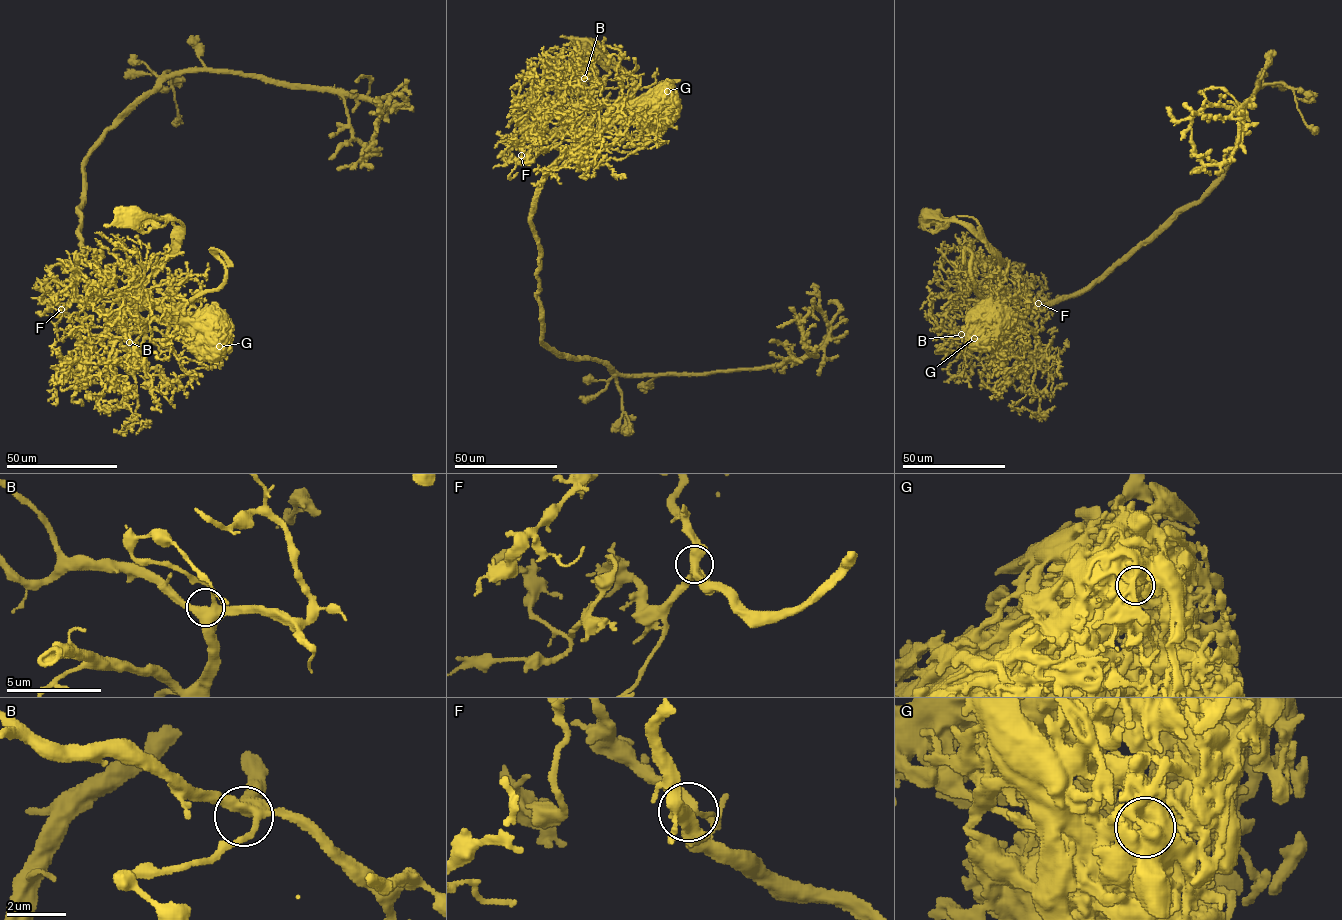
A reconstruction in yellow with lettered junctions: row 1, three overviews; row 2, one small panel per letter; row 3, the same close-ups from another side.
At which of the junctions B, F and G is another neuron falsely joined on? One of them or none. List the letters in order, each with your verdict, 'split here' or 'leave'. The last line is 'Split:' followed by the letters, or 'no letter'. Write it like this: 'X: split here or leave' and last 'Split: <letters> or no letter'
B: leave
F: leave
G: split here
Split: G

